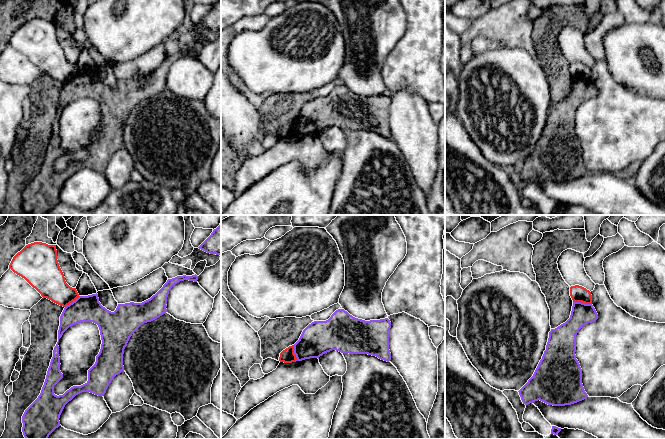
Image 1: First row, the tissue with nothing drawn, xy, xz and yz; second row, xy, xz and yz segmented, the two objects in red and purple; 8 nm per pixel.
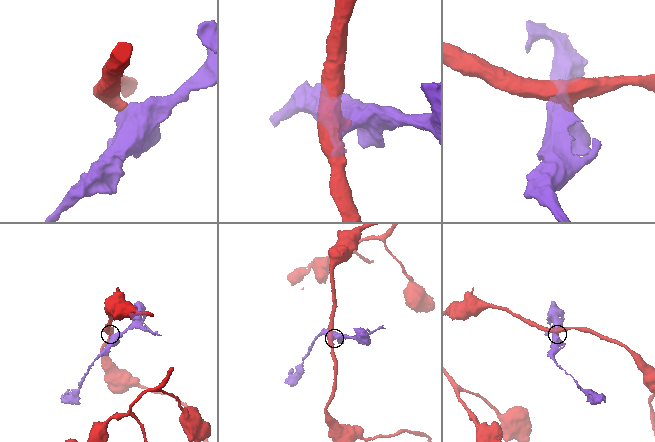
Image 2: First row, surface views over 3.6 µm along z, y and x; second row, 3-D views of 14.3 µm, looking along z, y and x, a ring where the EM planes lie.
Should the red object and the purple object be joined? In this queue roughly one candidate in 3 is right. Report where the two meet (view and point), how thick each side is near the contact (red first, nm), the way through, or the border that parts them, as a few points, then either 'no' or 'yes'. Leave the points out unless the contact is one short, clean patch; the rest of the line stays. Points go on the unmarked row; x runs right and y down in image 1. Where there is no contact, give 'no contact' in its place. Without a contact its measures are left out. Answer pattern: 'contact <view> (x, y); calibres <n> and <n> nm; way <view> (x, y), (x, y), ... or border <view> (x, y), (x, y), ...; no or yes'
contact yz (582, 78); calibres 130 and 170 nm; border yz (573, 77), (591, 80); no

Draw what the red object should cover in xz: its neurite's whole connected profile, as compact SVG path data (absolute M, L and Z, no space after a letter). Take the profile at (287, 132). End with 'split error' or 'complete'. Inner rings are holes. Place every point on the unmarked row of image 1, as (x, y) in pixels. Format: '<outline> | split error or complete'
M294 121L289 122L280 129L279 137L284 139L296 138L297 134L294 130Z | complete

